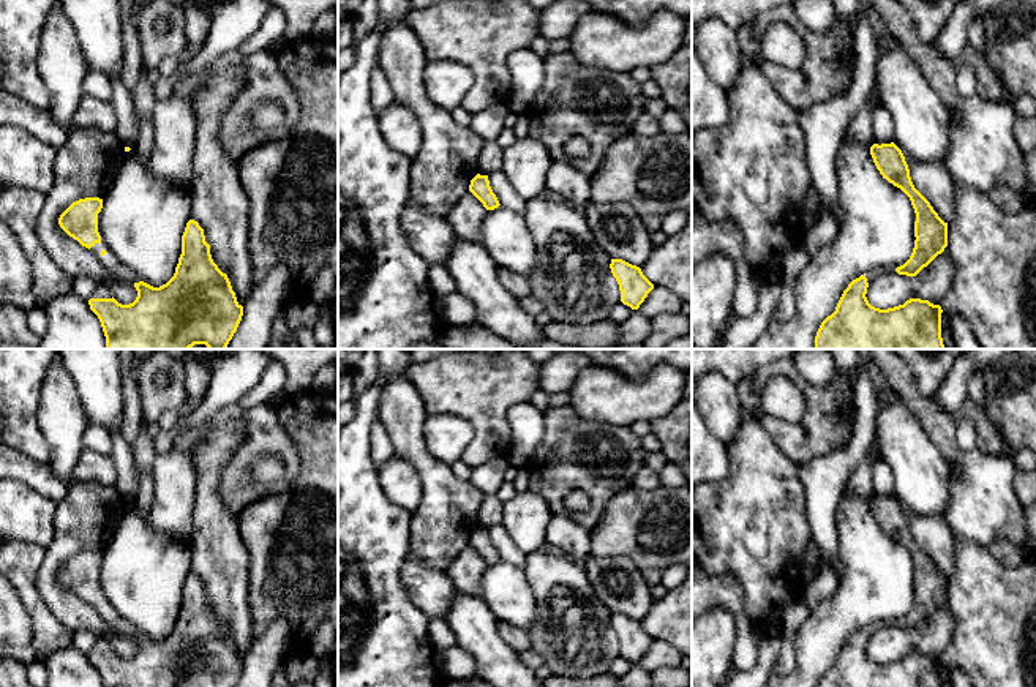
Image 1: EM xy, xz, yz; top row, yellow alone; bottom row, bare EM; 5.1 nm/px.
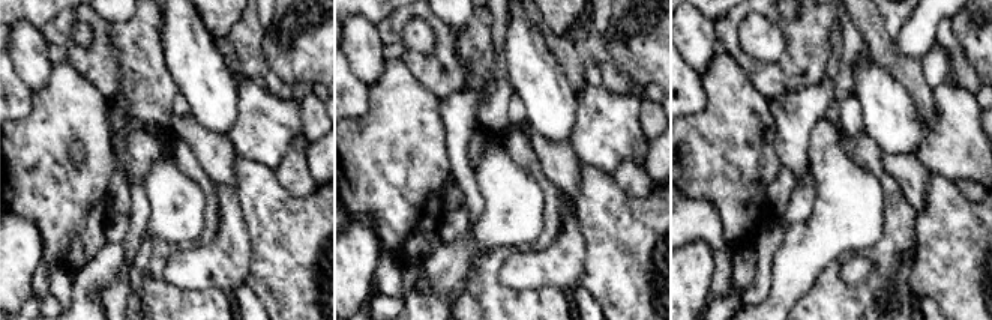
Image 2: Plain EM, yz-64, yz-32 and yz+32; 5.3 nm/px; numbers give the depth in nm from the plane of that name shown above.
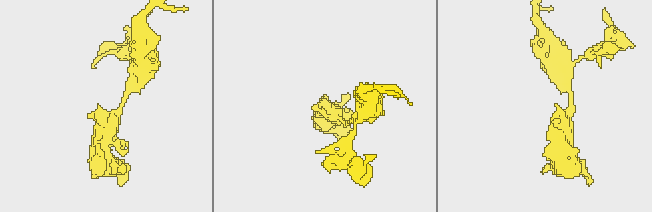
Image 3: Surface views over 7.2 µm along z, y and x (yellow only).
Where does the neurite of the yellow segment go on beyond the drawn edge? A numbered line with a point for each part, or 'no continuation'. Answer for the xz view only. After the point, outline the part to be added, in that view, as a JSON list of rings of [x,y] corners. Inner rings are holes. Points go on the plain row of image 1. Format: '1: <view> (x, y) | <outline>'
no continuation

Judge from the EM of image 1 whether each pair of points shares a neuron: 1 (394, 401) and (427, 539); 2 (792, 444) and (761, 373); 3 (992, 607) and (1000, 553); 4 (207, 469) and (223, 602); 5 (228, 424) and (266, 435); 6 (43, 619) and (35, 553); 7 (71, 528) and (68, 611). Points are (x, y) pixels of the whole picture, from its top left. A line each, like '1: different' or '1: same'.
1: same
2: same
3: different
4: same
5: different
6: same
7: same

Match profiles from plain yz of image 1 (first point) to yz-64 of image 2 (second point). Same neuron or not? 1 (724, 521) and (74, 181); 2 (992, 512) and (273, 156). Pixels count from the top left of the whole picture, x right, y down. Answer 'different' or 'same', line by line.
1: same
2: same

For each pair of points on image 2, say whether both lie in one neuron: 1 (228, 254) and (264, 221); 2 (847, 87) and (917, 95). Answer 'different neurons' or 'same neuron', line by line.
1: different neurons
2: different neurons

